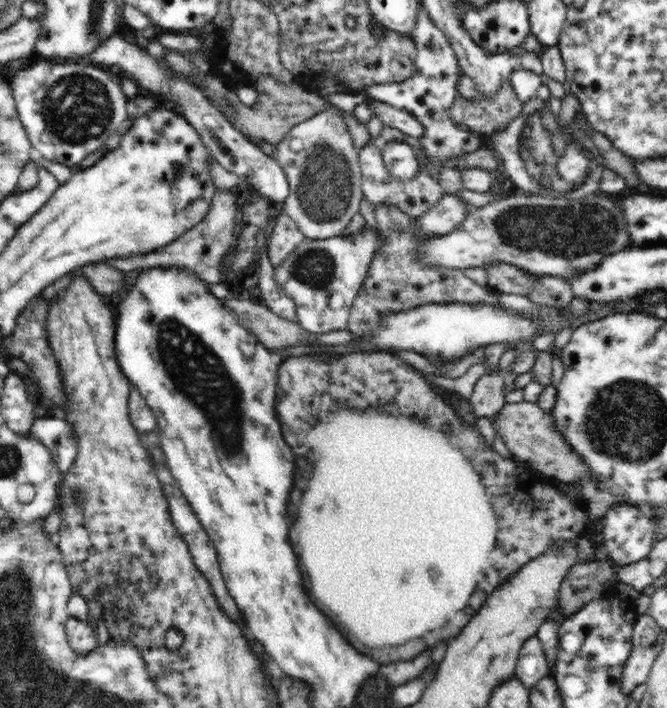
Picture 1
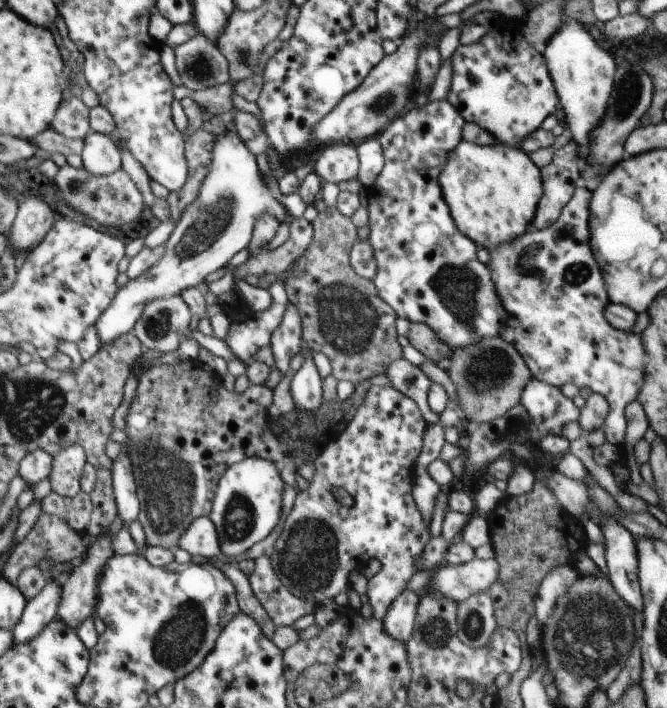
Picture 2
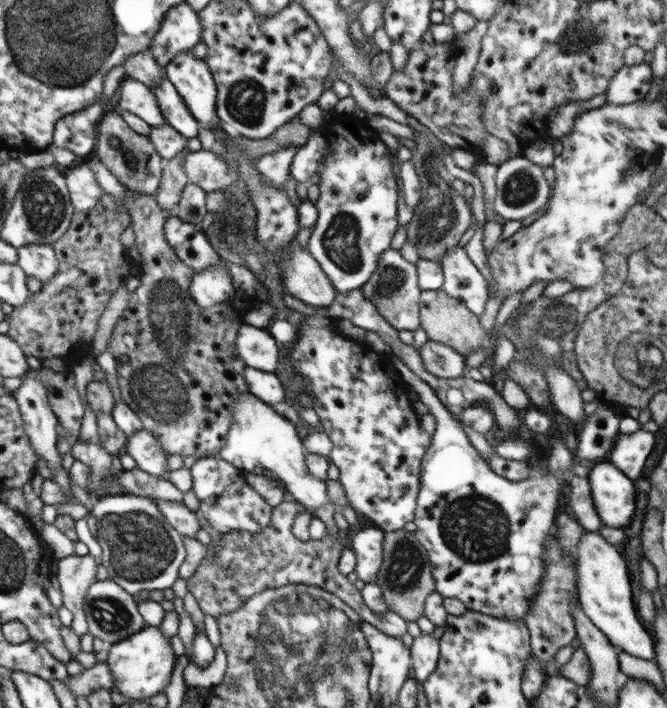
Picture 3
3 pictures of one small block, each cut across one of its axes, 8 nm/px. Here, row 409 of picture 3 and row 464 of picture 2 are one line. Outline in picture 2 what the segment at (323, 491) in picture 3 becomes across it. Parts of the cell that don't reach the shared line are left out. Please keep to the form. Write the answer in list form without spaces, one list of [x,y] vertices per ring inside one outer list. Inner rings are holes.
[[[249,457],[230,466],[220,478],[208,516],[217,531],[221,557],[234,558],[246,553],[254,544],[265,540],[276,528],[281,514],[284,491],[280,466],[268,460]]]

